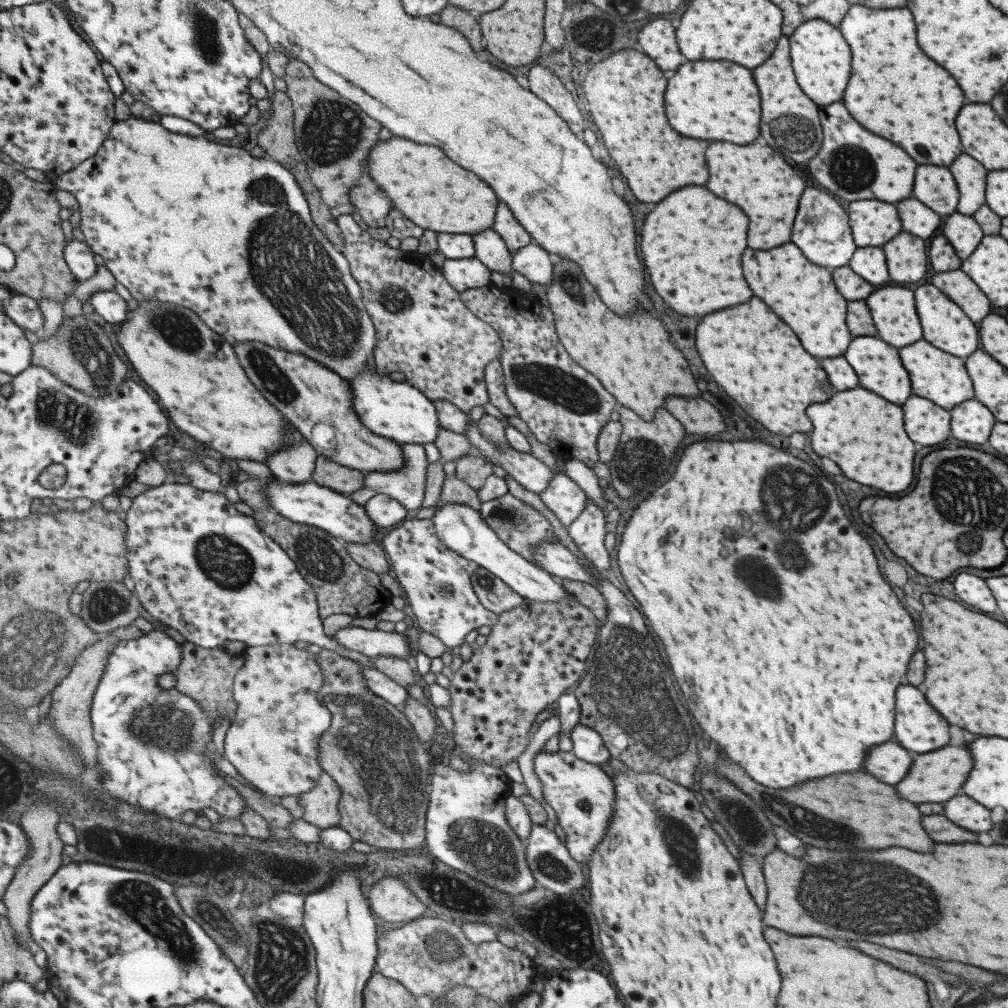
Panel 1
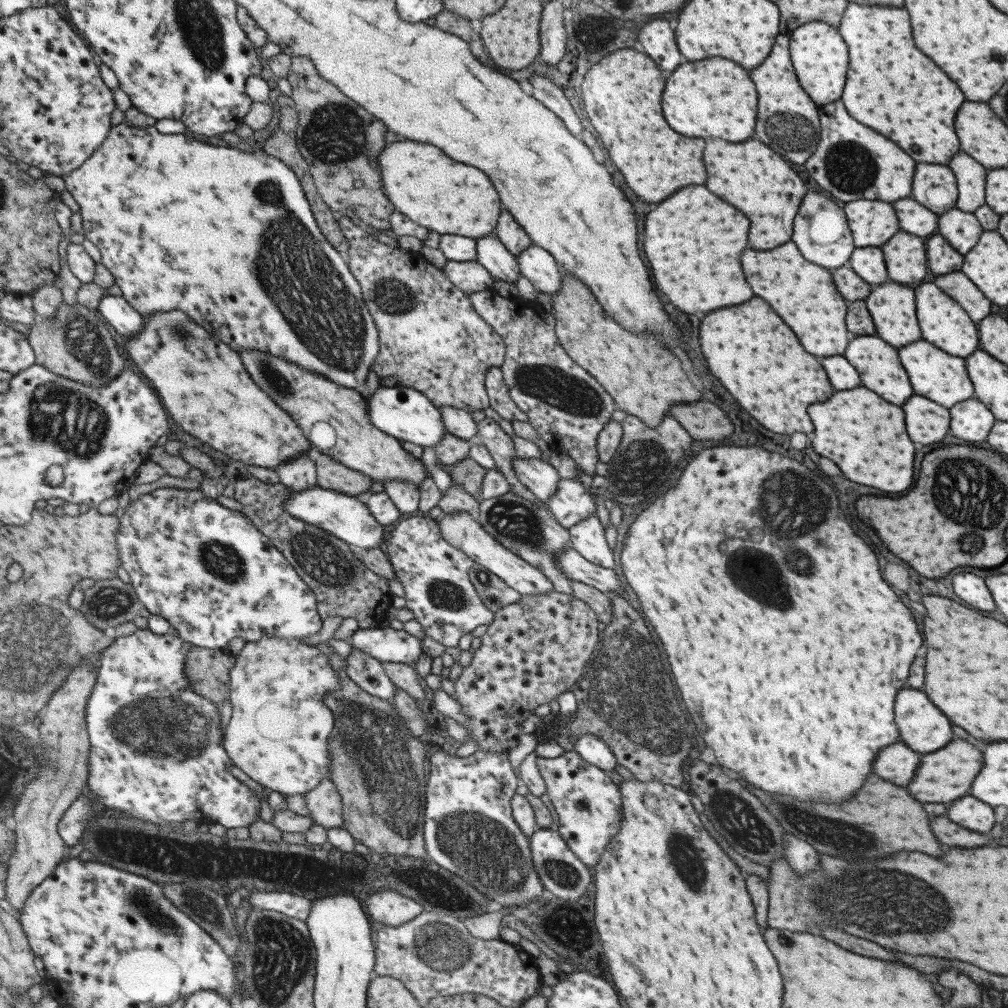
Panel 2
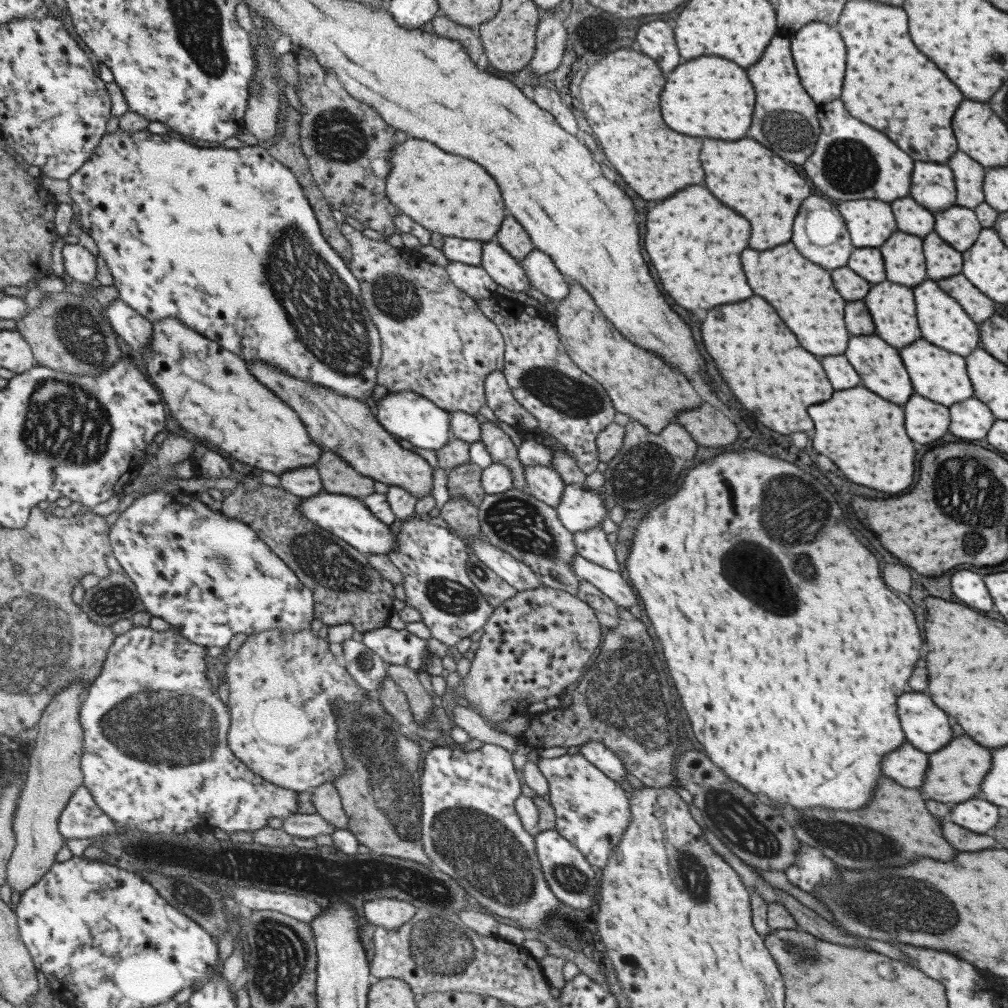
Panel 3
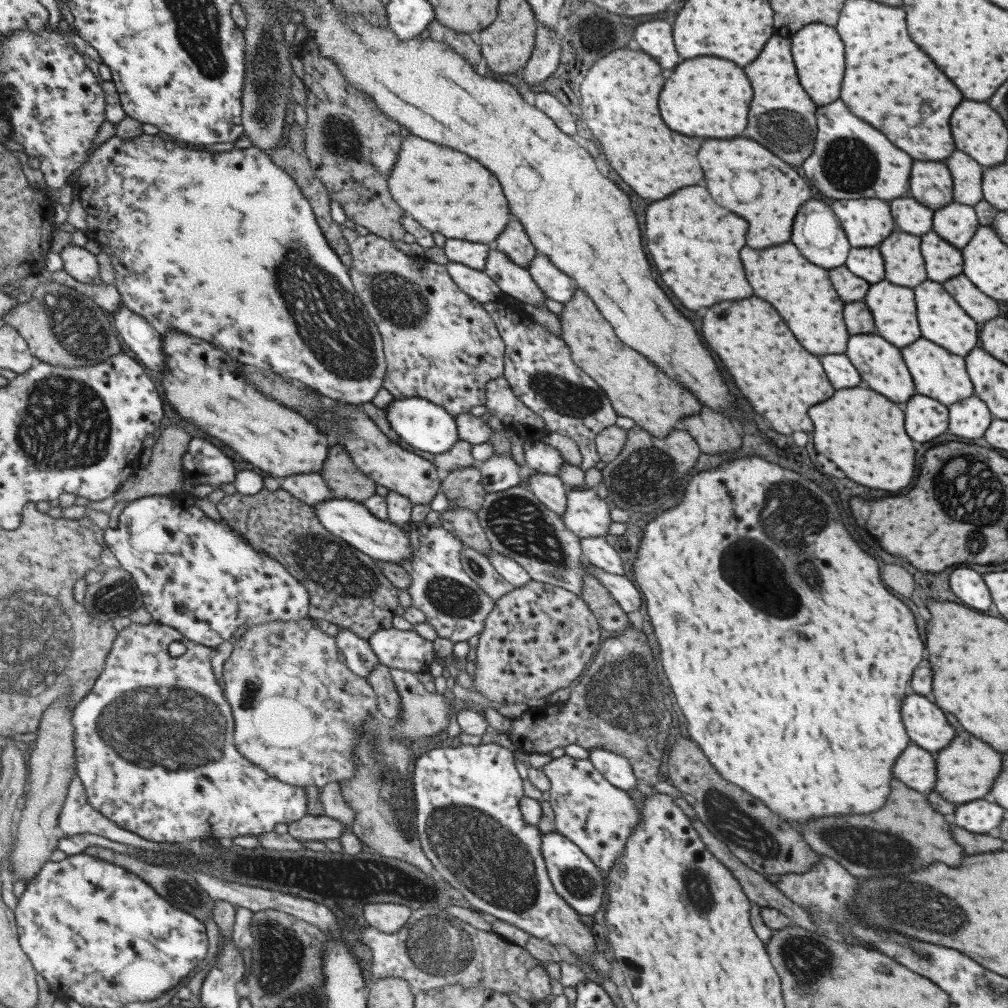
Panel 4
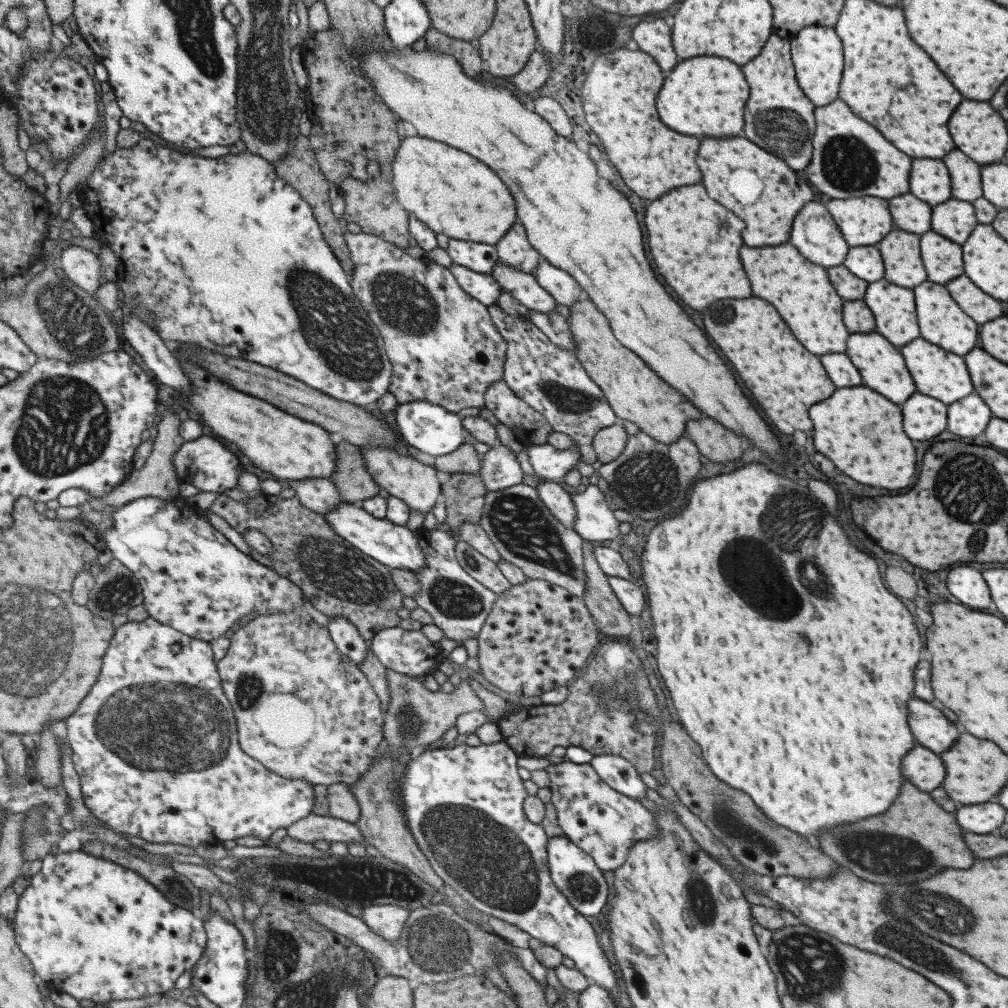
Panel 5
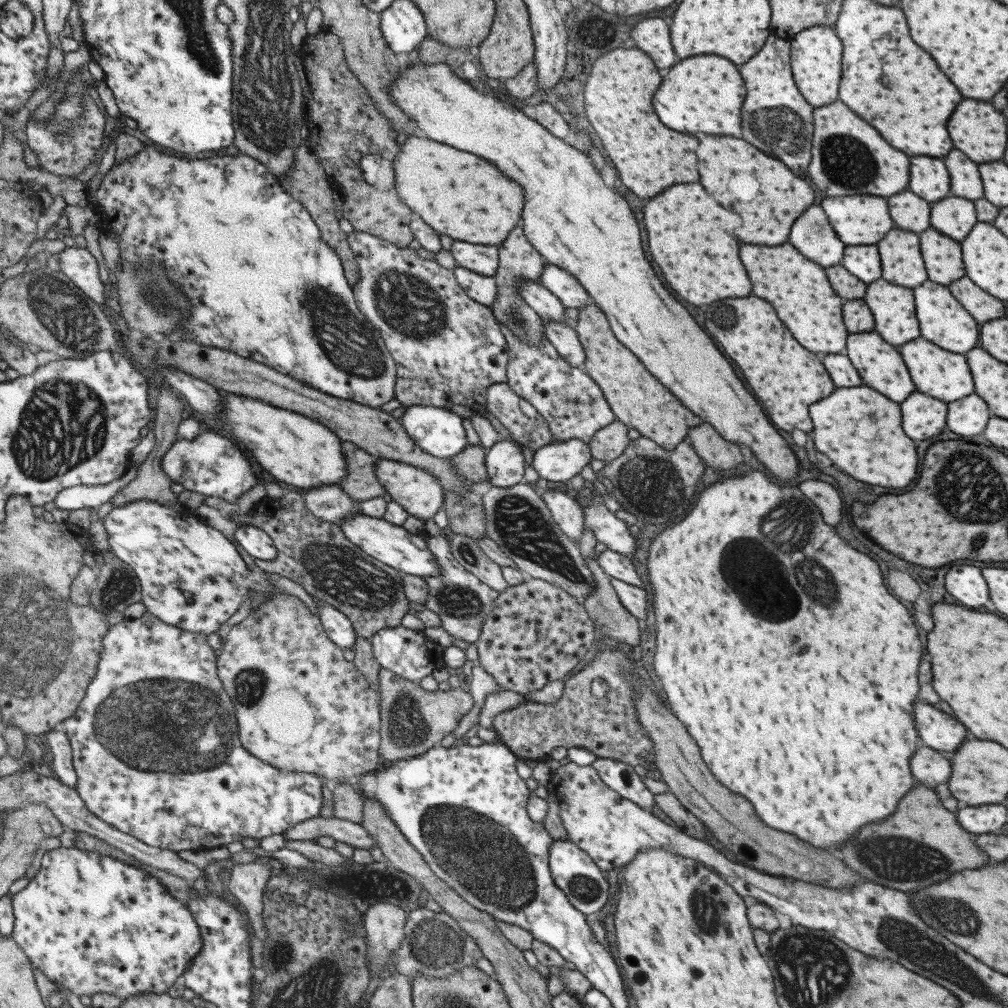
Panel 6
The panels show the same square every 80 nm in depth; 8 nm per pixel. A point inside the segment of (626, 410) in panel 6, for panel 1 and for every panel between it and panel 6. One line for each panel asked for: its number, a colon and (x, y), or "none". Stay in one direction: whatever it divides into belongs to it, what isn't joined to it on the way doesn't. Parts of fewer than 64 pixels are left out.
1: (632, 358)
2: (643, 378)
3: (645, 388)
4: (637, 390)
5: (634, 393)

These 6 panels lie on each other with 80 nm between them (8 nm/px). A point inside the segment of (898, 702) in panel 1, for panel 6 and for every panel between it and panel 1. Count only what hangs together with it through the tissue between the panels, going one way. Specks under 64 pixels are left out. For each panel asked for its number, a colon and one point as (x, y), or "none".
2: (921, 726)
3: (925, 727)
4: (925, 725)
5: (929, 727)
6: (936, 730)

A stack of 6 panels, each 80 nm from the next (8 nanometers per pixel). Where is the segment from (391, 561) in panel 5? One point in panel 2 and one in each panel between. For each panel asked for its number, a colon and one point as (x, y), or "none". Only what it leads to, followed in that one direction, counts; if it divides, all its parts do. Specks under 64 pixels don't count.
2: (349, 518)
3: (349, 518)
4: (349, 519)

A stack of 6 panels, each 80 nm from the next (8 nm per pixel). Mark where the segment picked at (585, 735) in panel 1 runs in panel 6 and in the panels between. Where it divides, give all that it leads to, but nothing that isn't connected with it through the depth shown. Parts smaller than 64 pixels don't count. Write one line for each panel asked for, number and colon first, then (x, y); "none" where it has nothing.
2: (593, 750)
3: (595, 753)
4: (616, 770)
5: (620, 775)
6: (620, 777)

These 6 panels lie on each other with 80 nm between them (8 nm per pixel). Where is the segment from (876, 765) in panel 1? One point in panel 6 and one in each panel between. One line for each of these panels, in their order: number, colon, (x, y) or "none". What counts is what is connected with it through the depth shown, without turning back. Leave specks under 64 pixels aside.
2: (896, 763)
3: (906, 766)
4: (914, 767)
5: (922, 768)
6: (926, 765)

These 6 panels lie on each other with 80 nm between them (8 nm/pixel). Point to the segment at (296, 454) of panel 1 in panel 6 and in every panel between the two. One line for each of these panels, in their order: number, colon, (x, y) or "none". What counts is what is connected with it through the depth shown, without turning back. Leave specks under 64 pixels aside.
2: (299, 474)
3: (305, 482)
4: (312, 488)
5: (321, 495)
6: (331, 503)

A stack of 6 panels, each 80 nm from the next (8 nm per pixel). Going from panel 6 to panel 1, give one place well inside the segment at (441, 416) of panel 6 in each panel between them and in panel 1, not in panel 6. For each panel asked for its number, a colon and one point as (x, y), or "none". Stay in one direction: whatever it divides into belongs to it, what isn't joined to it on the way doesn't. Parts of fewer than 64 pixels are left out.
1: (397, 410)
2: (403, 412)
3: (411, 416)
4: (421, 423)
5: (429, 427)

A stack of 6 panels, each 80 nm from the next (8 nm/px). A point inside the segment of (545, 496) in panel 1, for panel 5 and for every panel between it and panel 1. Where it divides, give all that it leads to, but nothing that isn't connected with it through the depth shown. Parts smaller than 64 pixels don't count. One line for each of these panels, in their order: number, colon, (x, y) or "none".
2: (570, 502)
3: (578, 509)
4: (586, 515)
5: (593, 520)

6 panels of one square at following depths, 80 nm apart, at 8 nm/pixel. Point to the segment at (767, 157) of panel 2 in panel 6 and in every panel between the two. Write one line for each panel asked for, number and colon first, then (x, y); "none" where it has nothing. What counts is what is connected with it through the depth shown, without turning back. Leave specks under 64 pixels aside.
3: (743, 175)
4: (743, 176)
5: (739, 175)
6: (767, 197)

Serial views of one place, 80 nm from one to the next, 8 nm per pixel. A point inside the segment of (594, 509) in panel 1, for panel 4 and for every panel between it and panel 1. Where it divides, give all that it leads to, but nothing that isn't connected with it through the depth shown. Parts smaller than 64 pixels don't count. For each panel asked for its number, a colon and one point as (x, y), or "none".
2: (586, 537)
3: (591, 544)
4: (595, 550)

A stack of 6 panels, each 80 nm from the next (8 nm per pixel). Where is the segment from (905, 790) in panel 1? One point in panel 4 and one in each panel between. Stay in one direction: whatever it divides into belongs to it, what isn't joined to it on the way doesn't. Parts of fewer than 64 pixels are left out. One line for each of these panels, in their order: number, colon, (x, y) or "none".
2: (942, 776)
3: (953, 774)
4: (963, 771)

